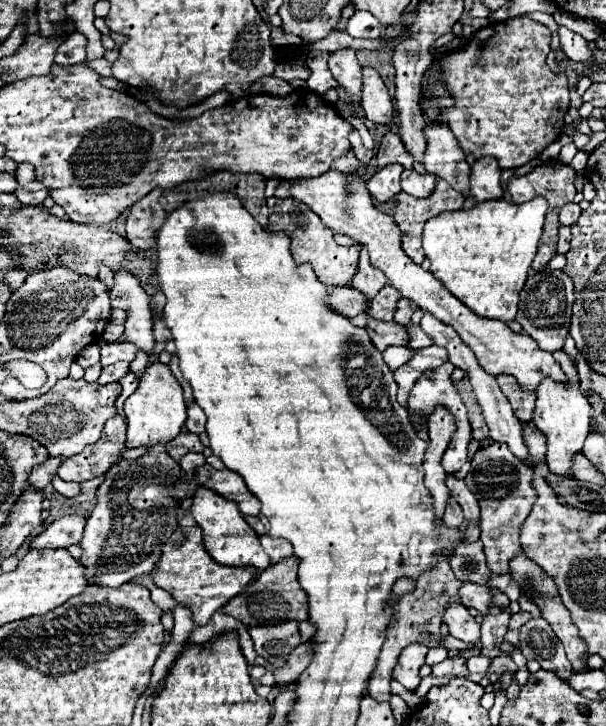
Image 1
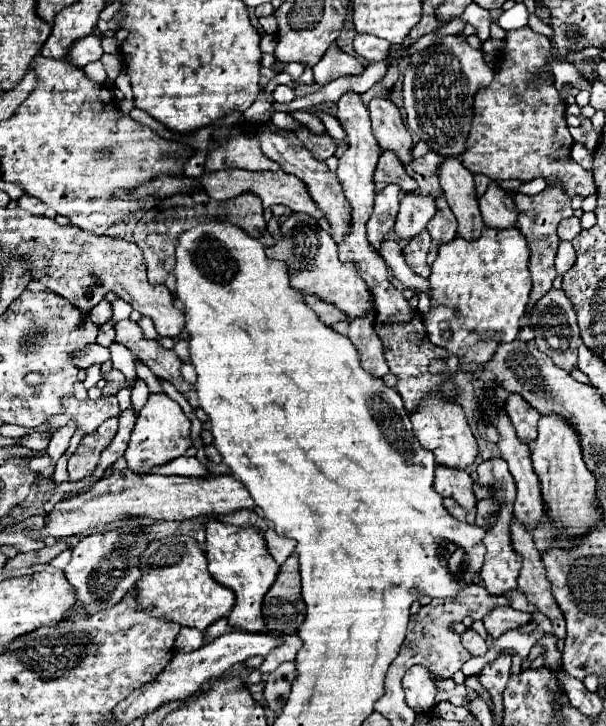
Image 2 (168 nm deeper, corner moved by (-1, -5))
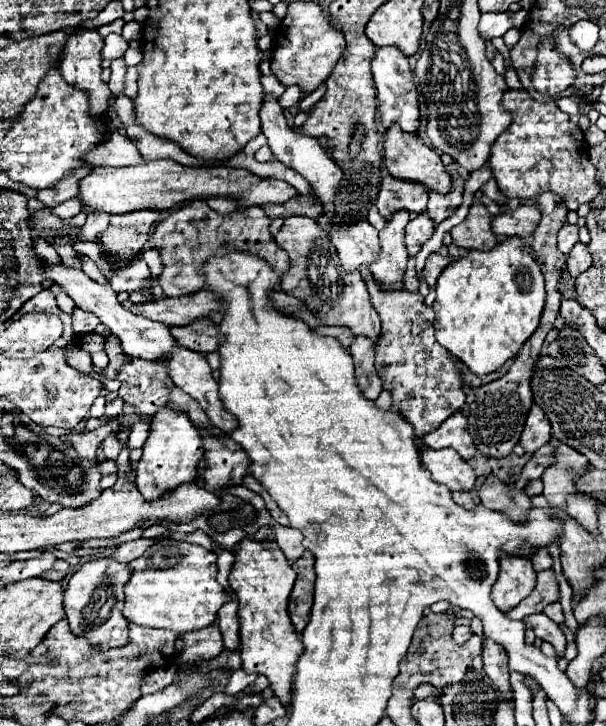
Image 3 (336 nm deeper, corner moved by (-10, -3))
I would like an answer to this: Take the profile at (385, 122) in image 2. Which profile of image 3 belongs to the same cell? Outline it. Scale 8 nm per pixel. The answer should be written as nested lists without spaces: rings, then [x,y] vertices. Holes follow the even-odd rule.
[[[393,125],[387,135],[385,135],[385,167],[389,175],[403,179],[403,181],[413,181],[421,183],[427,191],[437,191],[437,193],[449,193],[451,191],[451,175],[447,173],[447,167],[441,163],[439,155],[427,147],[417,135],[409,135],[399,131],[397,125]]]

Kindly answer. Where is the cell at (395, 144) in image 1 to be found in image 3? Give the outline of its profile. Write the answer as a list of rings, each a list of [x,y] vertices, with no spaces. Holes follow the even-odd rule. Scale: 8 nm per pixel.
[[[387,175],[381,181],[379,199],[375,205],[385,221],[401,209],[419,215],[427,211],[427,191],[419,189],[419,185],[407,185],[407,181],[395,181],[395,177]]]

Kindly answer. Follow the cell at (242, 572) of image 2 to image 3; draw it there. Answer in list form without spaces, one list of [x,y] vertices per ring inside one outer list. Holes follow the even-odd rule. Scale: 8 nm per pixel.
[[[243,539],[235,547],[235,567],[229,575],[231,589],[239,597],[239,635],[241,635],[241,669],[245,673],[265,675],[269,679],[269,687],[275,697],[287,707],[291,703],[291,683],[295,673],[295,663],[301,653],[305,653],[305,645],[293,629],[291,617],[287,613],[289,595],[295,583],[297,573],[291,563],[285,559],[275,541],[253,541]]]

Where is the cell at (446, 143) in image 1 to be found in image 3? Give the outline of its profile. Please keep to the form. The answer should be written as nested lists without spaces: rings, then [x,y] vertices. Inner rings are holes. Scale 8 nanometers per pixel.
[[[481,203],[471,205],[467,219],[451,229],[451,237],[453,243],[463,249],[489,251],[497,245],[497,237],[491,231],[491,215]]]

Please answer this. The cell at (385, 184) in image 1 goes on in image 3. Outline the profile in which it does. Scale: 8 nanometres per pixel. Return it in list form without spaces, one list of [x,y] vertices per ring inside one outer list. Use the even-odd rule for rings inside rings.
[[[395,213],[395,217],[389,223],[385,223],[385,229],[379,233],[379,241],[381,241],[379,261],[369,267],[371,277],[387,291],[395,291],[403,287],[403,277],[409,259],[405,247],[407,221],[409,221],[407,213]]]

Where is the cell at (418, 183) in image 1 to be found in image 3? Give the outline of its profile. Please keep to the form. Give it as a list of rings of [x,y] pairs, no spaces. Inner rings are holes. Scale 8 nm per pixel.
[[[423,213],[423,217],[413,217],[409,223],[407,223],[407,229],[405,229],[405,243],[407,243],[407,251],[411,257],[415,257],[419,253],[419,249],[431,239],[433,235],[433,225],[431,221],[427,221],[427,213]]]

